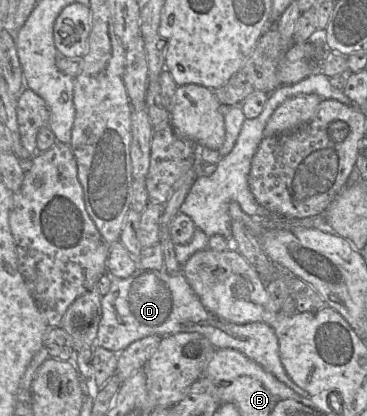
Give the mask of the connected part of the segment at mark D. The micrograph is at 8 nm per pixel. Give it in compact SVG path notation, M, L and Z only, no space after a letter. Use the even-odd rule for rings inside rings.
M138 268L128 279L114 280L112 293L104 297L103 318L96 346L118 355L131 344L148 336L169 337L193 332L206 337L216 349L240 351L302 398L311 398L287 375L280 359L278 337L273 328L261 322L230 323L213 315L202 305L182 273L170 275L165 270Z

